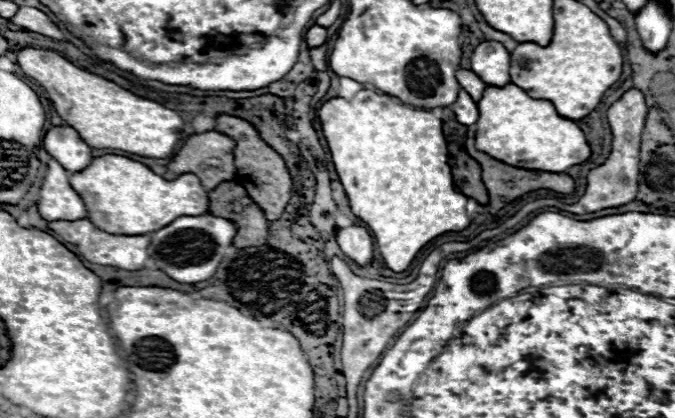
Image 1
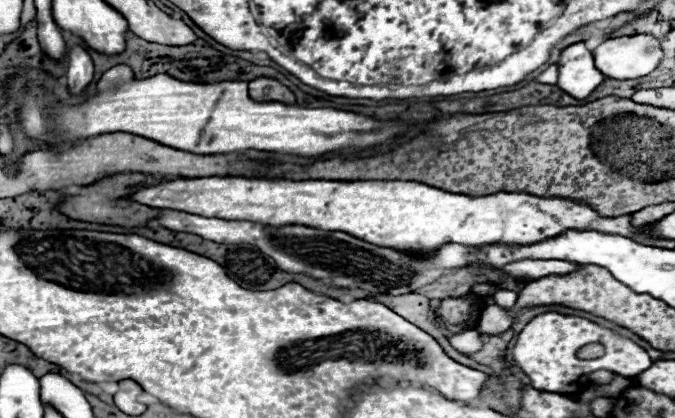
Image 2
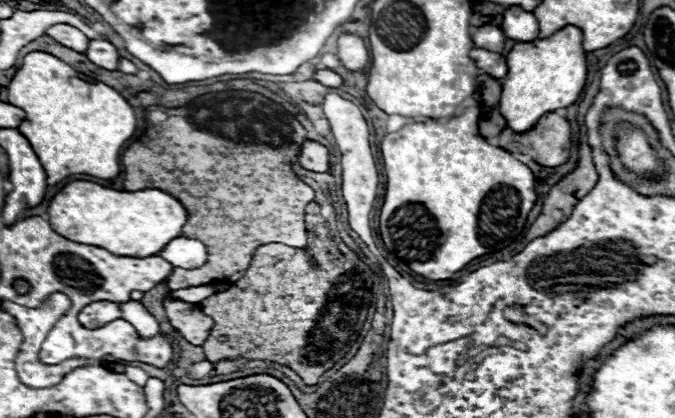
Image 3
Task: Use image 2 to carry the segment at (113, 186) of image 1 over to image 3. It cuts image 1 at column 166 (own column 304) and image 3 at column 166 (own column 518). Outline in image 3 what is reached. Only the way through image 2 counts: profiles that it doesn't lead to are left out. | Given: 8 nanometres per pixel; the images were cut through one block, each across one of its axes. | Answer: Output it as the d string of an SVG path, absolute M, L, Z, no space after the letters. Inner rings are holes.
M84 180L66 184L48 206L48 222L60 236L78 244L104 248L118 256L146 258L158 254L172 238L182 234L186 220L184 206L168 192L156 188L120 192Z

